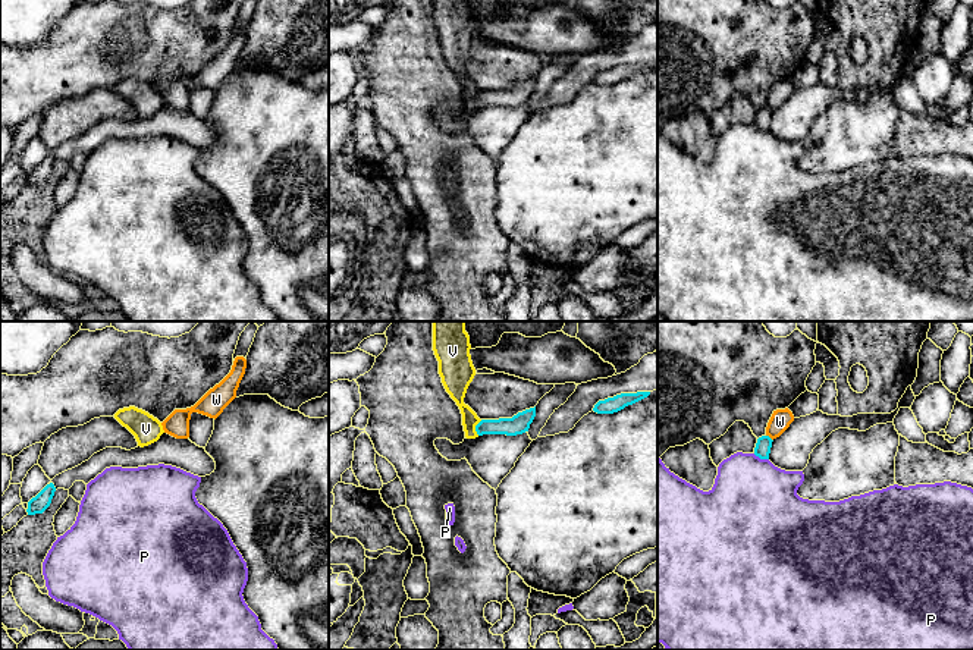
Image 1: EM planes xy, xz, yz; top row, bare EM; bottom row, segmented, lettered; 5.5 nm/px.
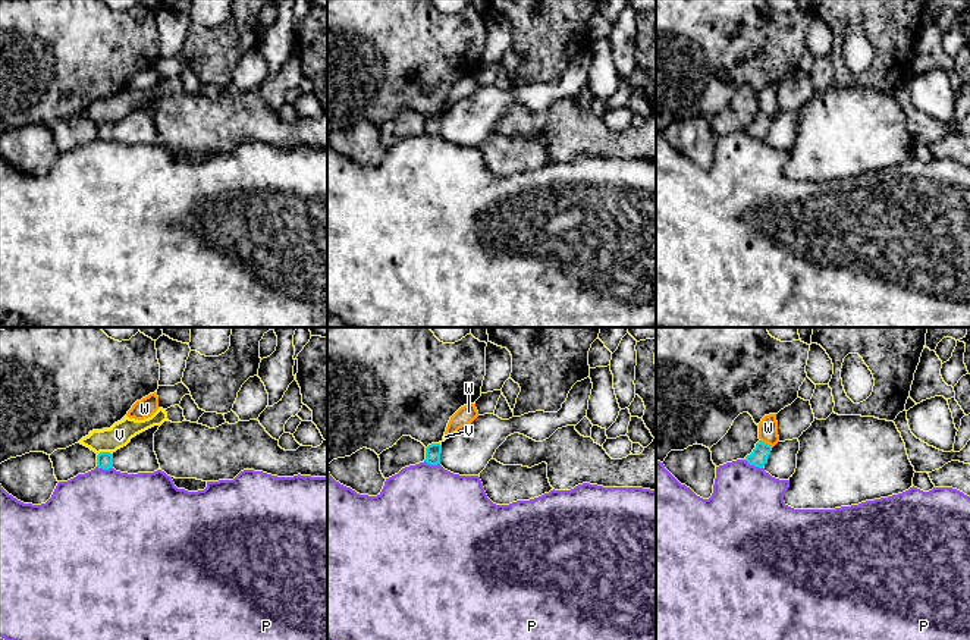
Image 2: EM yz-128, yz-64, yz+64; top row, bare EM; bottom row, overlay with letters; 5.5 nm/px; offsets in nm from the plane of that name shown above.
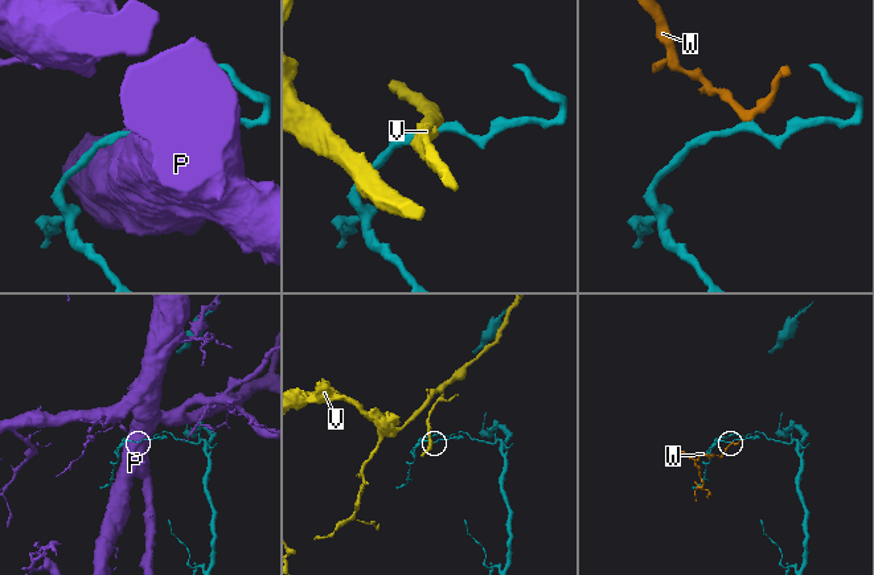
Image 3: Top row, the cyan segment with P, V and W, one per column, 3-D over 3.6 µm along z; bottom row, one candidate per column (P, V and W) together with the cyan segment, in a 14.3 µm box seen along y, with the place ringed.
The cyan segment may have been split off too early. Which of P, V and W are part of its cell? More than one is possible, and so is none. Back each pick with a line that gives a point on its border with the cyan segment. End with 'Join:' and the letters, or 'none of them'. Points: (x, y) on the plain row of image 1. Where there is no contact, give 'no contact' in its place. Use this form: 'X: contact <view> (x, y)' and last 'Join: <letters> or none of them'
Join: none of them

